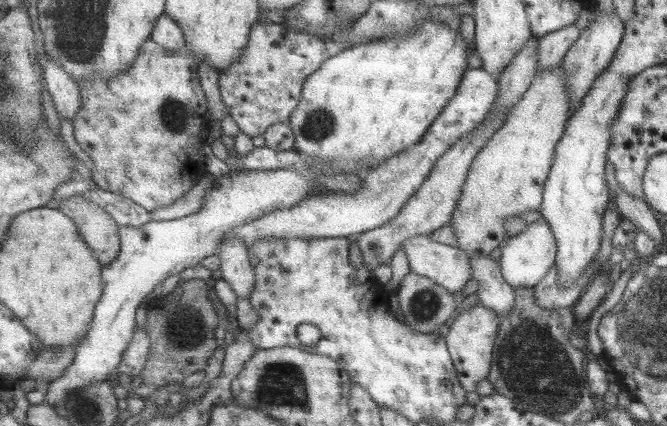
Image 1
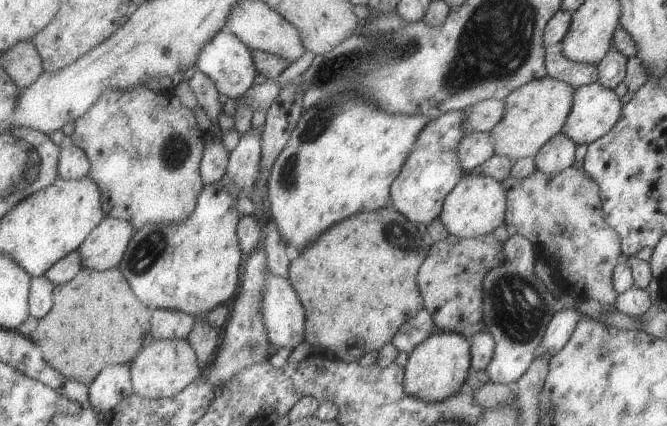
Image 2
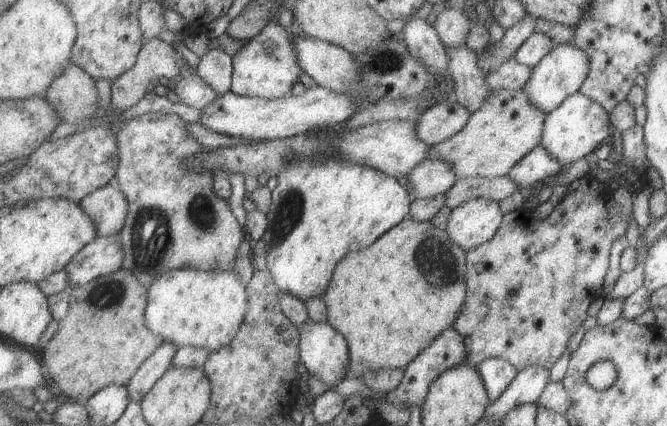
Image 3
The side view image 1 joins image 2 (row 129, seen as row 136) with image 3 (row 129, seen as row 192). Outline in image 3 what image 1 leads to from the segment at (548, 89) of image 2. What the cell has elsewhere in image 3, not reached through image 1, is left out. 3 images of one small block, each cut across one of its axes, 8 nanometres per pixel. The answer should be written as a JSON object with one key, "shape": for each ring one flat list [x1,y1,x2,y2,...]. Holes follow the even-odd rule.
{"shape":[[495,90,490,92,489,98,485,100,481,110,473,112,469,123,459,134,431,147,429,159,445,160,453,164,459,179,468,177,496,178,508,176,511,168,519,160,523,159,533,148,542,142,542,129,546,120,546,113,531,104,527,100,527,94,523,90]]}

